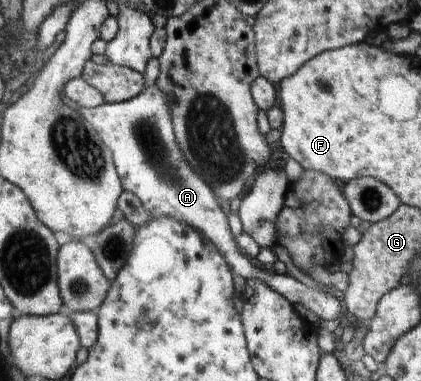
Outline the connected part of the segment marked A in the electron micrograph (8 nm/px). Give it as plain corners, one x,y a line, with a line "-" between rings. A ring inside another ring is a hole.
156,83
146,87
132,100
121,103
104,102
94,108
79,107
77,111
111,150
123,190
130,190
138,196
150,219
168,217
187,224
210,241
219,250
229,268
242,278
266,283
293,305
300,302
319,321
328,322
339,318
344,325
349,321
356,327
358,319
352,317
348,311
343,317
338,317
342,314
342,308
335,297
317,288
309,288
279,268
266,270
240,252
235,234
230,230
227,221
227,210
220,206
214,191
196,174
178,146
169,102

